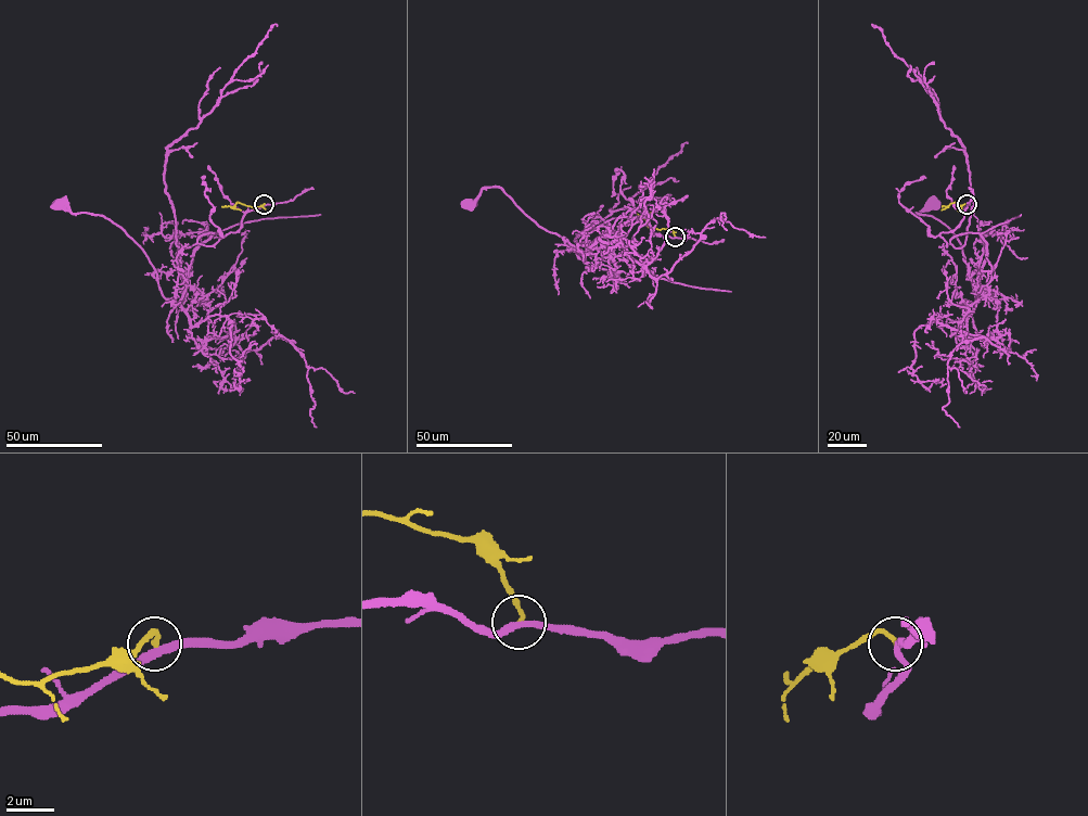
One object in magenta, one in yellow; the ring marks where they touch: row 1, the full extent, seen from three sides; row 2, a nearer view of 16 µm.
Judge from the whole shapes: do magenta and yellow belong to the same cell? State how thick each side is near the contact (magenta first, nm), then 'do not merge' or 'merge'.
300/200 nm | do not merge

